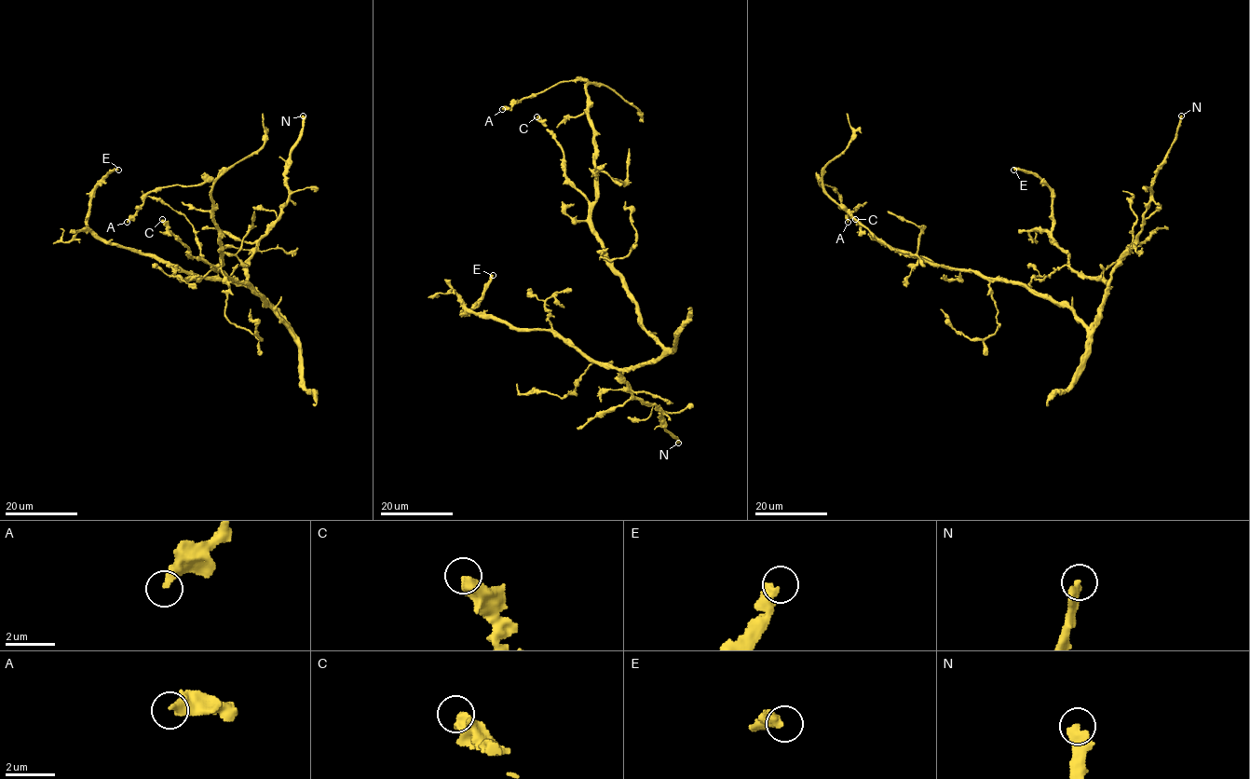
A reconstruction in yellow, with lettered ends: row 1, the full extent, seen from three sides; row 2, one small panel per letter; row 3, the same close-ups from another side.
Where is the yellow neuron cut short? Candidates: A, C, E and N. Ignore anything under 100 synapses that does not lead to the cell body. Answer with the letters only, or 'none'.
E

